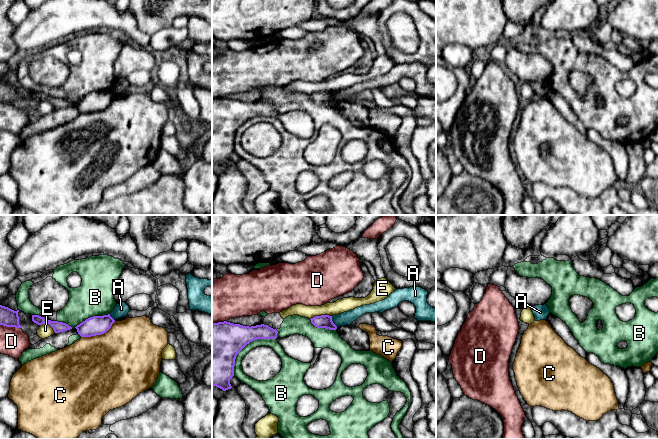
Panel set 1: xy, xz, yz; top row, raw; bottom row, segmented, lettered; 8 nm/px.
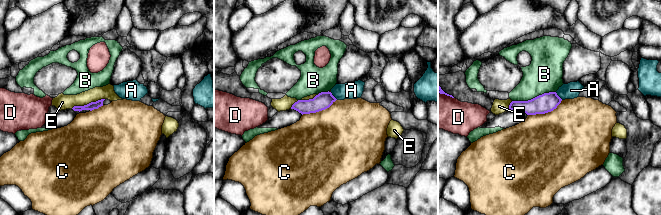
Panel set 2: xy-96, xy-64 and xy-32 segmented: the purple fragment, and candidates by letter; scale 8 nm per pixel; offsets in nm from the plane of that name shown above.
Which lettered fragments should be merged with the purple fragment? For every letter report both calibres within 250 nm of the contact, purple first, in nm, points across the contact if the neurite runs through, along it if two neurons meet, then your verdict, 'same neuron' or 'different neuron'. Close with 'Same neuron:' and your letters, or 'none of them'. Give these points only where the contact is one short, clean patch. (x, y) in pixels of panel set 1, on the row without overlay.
A: 110/110 nm | along xz (331, 92), (331, 96), (337, 102) | different neuron
B: 340/70 nm | different neuron
C: 160/480 nm | different neuron
D: 140/220 nm | different neuron
E: 110/110 nm | different neuron
Same neuron: none of them

